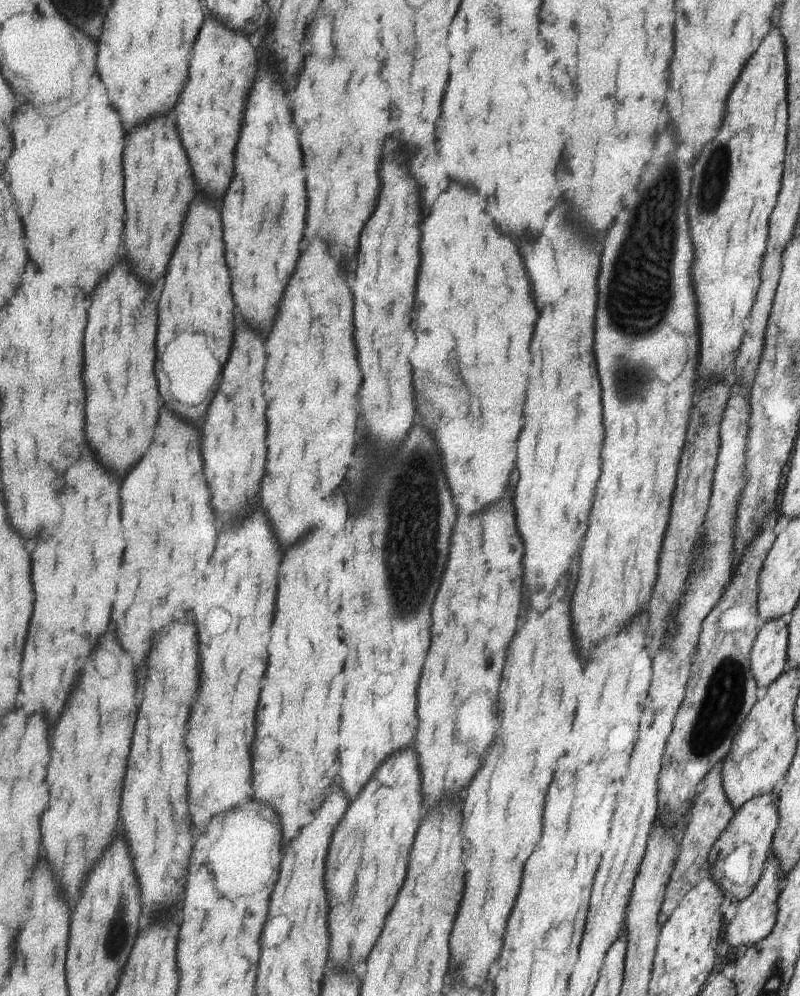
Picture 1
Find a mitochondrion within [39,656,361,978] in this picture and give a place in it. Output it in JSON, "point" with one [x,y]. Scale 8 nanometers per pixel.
{"point":[116,936]}

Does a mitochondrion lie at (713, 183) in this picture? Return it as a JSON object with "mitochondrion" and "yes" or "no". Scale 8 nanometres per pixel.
{"mitochondrion":"yes"}

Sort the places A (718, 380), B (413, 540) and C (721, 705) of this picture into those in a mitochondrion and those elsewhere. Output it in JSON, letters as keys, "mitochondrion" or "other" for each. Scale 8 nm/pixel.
{"A":"other","B":"mitochondrion","C":"mitochondrion"}

